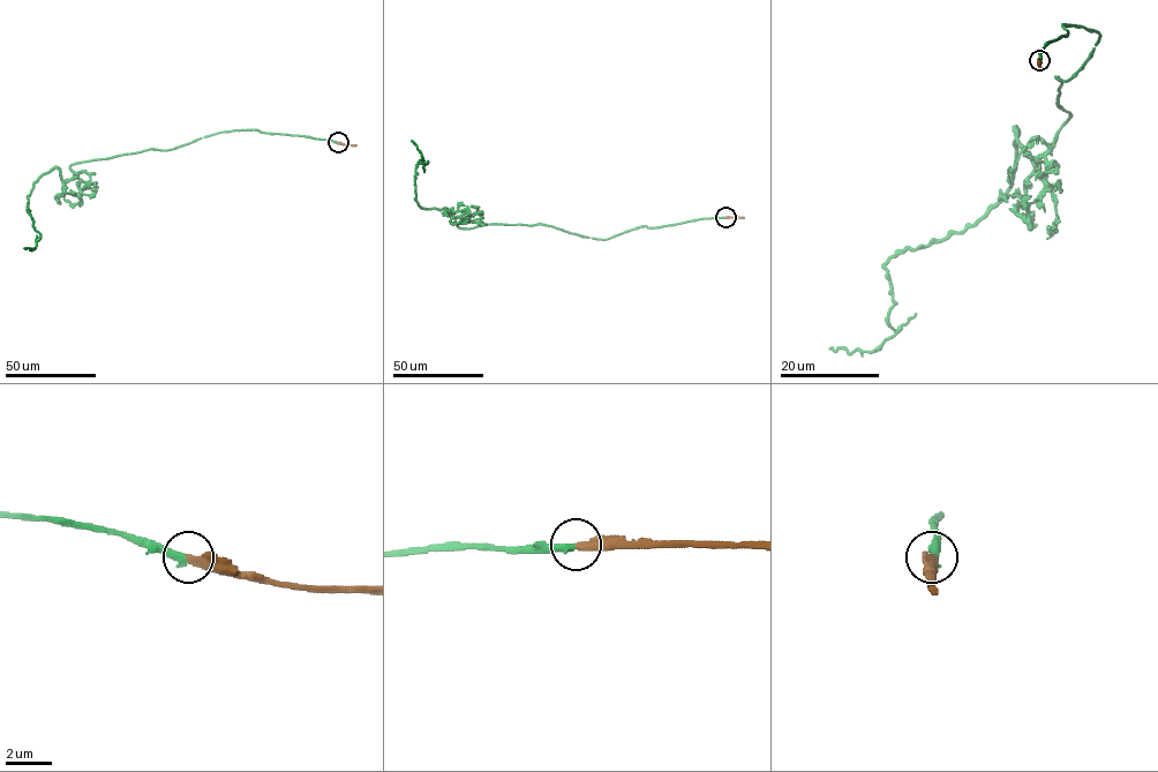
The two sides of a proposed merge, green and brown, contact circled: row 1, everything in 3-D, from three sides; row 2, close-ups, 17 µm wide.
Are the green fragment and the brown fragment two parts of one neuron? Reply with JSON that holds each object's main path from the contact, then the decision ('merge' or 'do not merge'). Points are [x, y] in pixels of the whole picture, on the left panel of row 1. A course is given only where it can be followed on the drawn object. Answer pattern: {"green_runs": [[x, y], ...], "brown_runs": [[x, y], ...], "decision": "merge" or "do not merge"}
{"green_runs": [[337, 142], [237, 129], [74, 163], [77, 174], [66, 181], [54, 167], [28, 197], [40, 239], [23, 248]], "brown_runs": [[338, 142], [355, 145]], "decision": "merge"}

